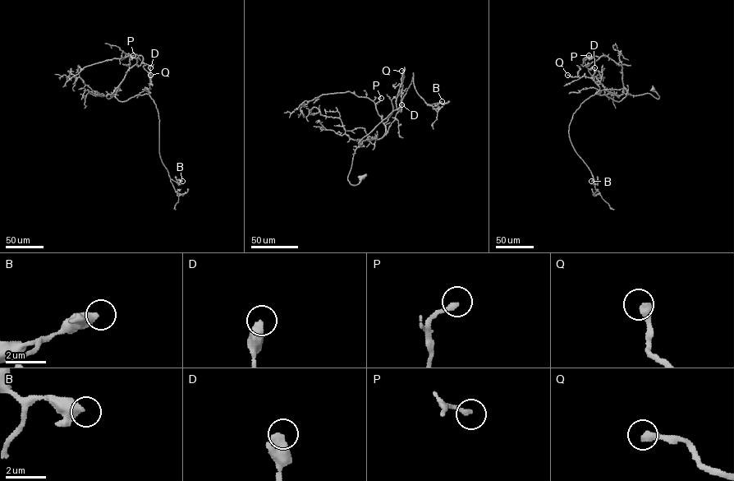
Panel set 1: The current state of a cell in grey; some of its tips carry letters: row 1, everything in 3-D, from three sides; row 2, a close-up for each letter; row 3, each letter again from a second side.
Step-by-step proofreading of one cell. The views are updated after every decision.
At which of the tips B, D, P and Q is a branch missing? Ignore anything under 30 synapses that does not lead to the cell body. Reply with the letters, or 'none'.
Q

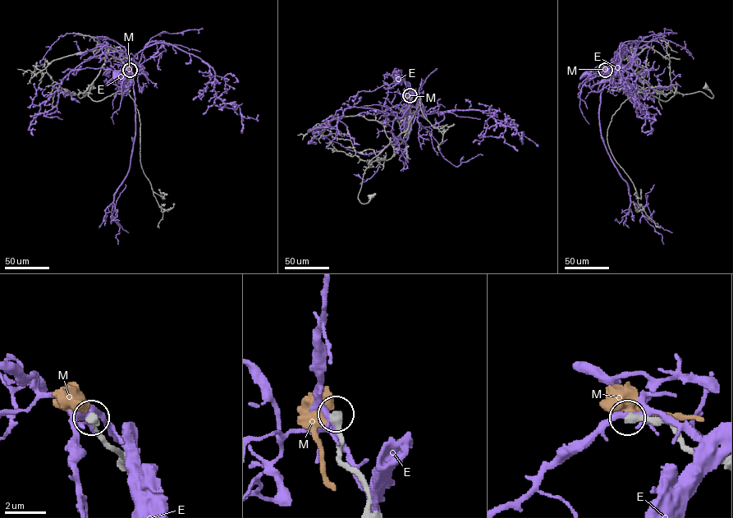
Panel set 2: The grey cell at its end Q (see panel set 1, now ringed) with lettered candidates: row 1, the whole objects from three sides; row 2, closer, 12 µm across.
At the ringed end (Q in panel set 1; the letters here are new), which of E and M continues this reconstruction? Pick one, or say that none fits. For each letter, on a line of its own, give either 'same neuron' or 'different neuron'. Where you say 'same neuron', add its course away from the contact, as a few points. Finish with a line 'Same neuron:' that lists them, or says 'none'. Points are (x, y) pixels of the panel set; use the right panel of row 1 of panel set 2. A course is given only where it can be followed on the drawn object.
E: different neuron
M: different neuron
Same neuron: none

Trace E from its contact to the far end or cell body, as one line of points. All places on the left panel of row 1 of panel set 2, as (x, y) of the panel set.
E: (130, 70), (132, 75), (116, 74)

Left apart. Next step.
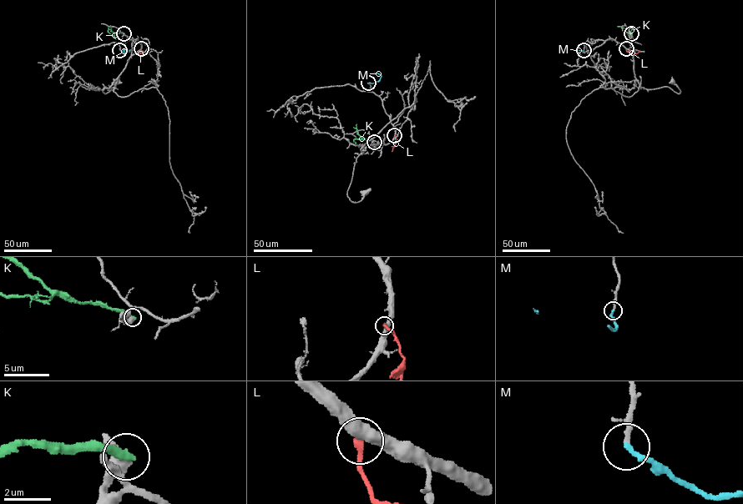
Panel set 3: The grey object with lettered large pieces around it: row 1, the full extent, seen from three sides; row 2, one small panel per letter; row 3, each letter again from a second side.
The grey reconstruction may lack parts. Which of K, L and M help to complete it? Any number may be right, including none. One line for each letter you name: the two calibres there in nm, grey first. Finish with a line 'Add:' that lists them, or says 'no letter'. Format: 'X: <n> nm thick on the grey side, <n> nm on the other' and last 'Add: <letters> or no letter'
M: 160 nm thick on the grey side, 220 nm on the other
Add: M

